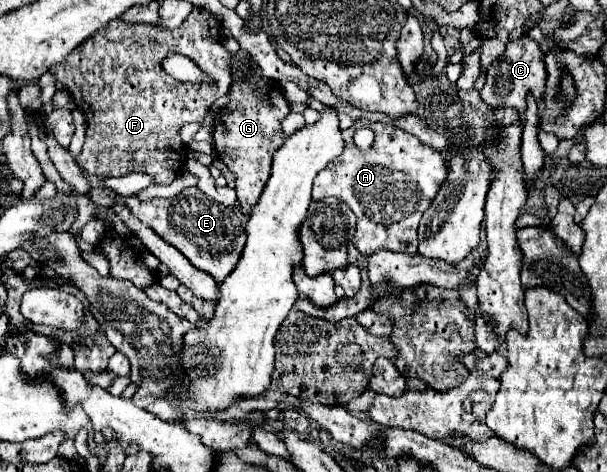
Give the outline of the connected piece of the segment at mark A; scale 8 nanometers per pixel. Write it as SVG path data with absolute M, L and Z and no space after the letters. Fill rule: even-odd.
M365 118L356 119L351 129L343 131L343 139L345 151L315 177L313 199L335 195L353 209L357 215L353 245L363 255L371 255L379 249L415 255L419 219L439 185L447 179L447 159L437 149L423 145L415 135ZM364 127L375 131L375 143L369 151L359 151L353 143L354 132Z

